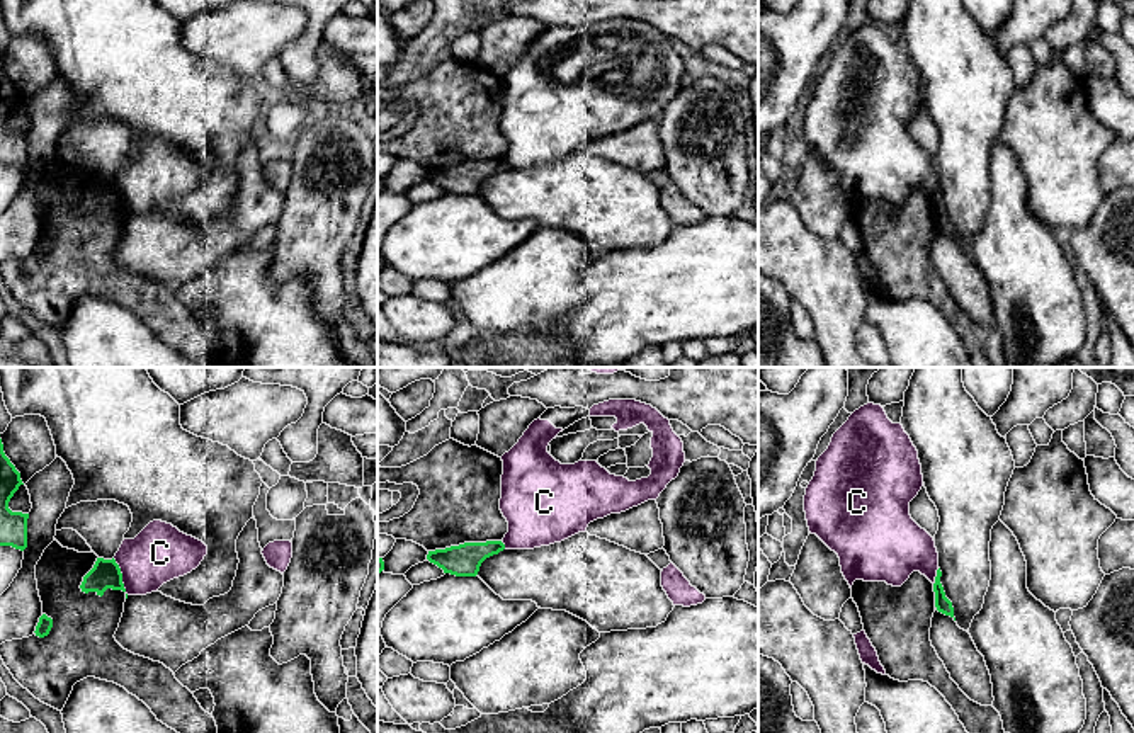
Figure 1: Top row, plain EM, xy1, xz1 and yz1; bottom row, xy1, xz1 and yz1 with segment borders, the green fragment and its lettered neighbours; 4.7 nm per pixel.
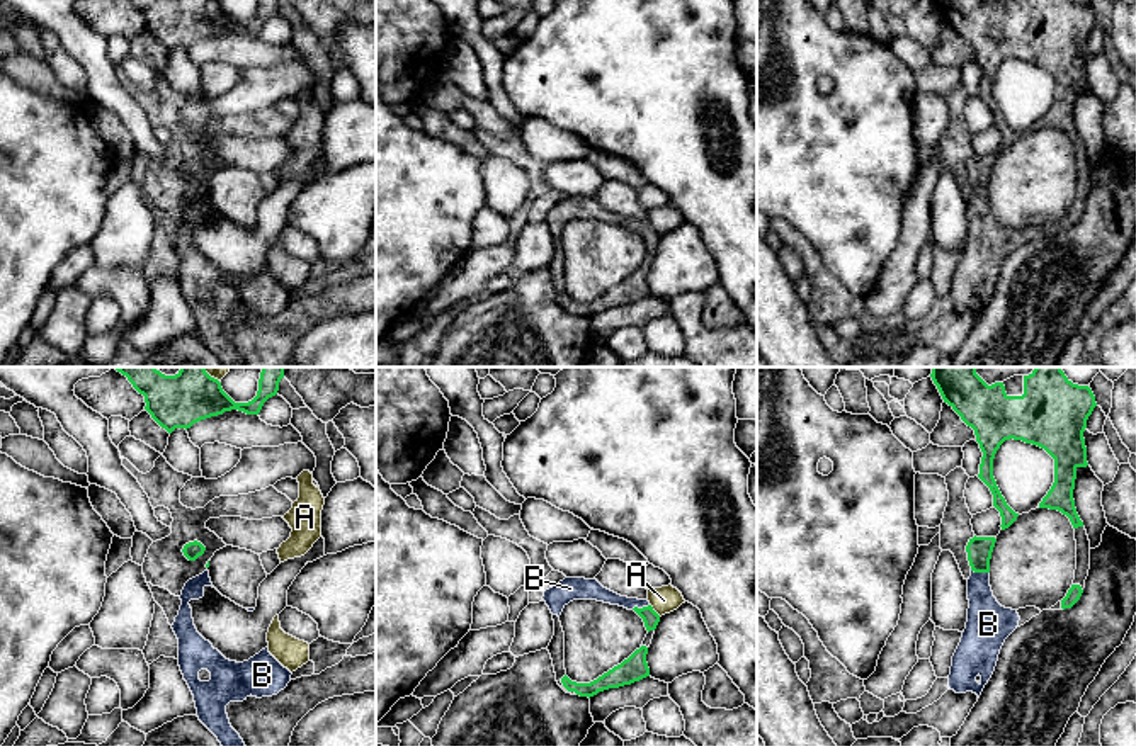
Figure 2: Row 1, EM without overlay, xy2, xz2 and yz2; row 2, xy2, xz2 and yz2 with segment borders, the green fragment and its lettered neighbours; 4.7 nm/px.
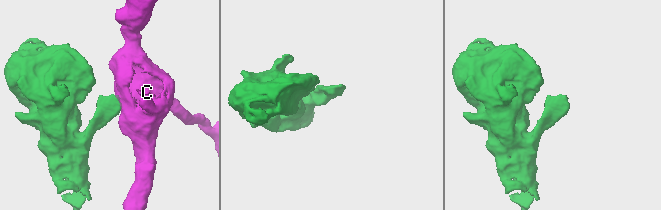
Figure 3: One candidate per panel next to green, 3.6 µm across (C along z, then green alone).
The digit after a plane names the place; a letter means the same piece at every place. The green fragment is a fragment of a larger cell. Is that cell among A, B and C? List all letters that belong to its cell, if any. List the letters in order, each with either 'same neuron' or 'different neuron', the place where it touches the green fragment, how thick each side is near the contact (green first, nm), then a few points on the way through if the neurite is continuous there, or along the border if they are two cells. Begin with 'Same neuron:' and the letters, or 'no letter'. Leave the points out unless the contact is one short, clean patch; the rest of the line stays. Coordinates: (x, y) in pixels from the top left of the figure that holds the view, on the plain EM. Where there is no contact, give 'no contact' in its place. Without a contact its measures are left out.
Same neuron: B
A: different neuron; contact xz2 (653, 230); calibres 80 and 130 nm
B: same neuron; contact yz2 (980, 191); calibres 120 and 200 nm
C: different neuron; contact xy1 (121, 196); calibres 140 and 280 nm; border xy1 (113, 177), (128, 213)

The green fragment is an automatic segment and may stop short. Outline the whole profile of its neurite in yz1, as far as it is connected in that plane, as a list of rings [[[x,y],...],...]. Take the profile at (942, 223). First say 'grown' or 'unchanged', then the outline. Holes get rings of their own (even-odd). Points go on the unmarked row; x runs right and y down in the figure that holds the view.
unchanged; [[[940,187],[937,189],[935,202],[933,202],[933,211],[935,211],[935,226],[938,231],[954,236],[954,226],[952,221],[945,216],[944,206],[940,202],[942,190]]]

